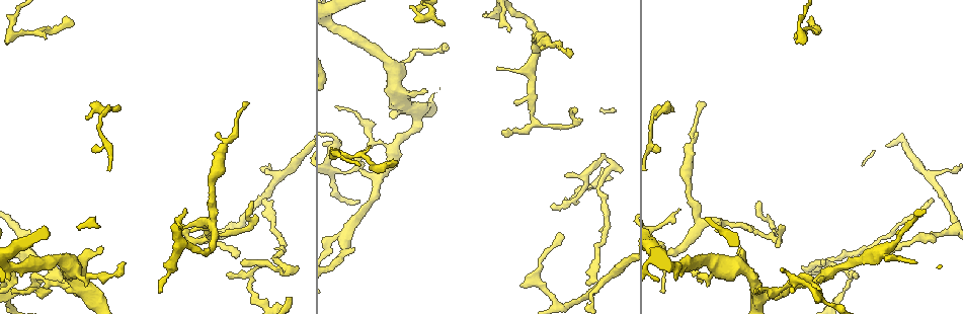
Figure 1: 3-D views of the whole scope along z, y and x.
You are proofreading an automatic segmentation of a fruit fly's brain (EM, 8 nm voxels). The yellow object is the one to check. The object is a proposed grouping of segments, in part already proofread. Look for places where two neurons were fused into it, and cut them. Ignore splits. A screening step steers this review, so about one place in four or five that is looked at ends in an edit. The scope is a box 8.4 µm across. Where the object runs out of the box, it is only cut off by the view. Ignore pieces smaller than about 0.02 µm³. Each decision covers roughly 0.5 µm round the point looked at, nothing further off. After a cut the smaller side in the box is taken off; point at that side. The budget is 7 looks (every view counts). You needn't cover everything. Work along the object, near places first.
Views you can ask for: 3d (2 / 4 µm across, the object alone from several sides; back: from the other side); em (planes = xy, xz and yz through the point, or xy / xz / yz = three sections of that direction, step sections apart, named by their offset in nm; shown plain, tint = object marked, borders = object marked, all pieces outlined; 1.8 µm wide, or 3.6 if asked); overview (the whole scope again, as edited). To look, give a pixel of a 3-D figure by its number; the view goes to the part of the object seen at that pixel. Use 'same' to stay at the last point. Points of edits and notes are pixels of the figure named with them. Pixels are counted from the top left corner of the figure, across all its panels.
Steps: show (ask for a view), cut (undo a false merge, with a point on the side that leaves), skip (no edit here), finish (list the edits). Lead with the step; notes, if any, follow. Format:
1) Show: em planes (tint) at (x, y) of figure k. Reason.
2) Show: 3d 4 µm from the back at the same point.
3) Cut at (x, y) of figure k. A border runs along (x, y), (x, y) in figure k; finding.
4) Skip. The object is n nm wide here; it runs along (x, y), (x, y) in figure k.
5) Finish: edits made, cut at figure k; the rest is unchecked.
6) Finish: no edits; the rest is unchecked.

Show: 3d 4 µm at (214, 219) of figure 1. Sharp bend.

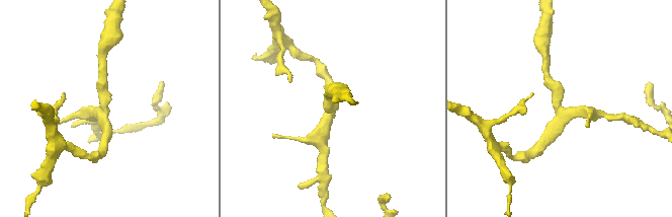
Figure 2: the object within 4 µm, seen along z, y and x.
Show: em planes (tint) at (104, 113) of figure 2. Shape alone is not enough.

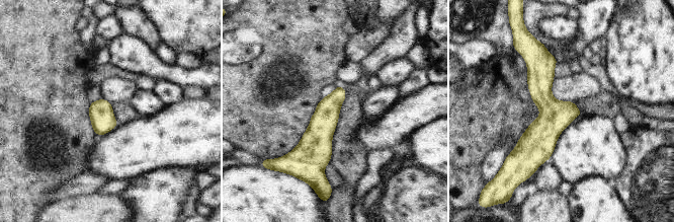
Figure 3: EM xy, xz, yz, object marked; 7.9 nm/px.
Skip. The object is 190 nm wide here; it runs along (540, 54), (545, 129), (534, 164) in figure 3; one neuron here.

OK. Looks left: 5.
Show: em xy step 4 (tint) at (573, 199) of figure 1. Sharp bend.

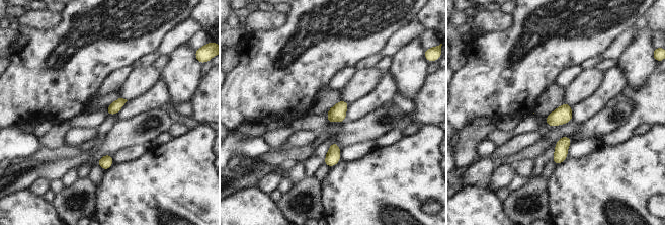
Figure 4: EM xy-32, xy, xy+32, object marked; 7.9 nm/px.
Show: em planes (tint) at the same point. Another direction.

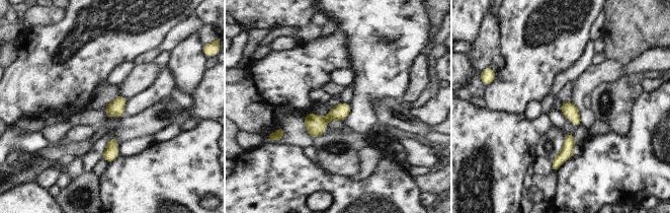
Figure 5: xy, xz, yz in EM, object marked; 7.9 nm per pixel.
Skip. One neuron here.

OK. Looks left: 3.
Show: em planes (plain) at (416, 110) of figure 1. Sharp bend.

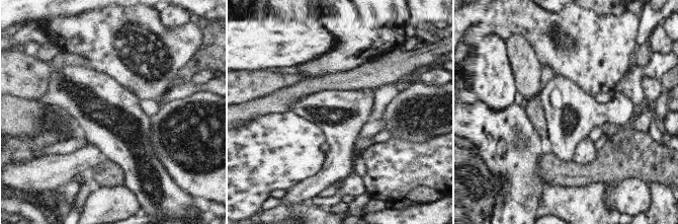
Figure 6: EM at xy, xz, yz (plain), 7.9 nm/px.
Show: em planes (tint) at the same point. With the object marked.

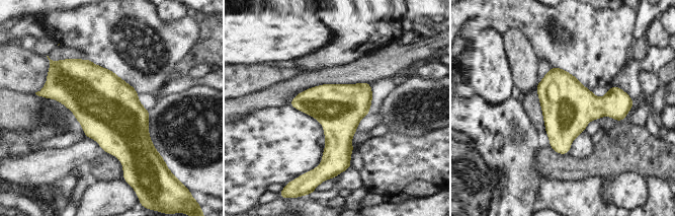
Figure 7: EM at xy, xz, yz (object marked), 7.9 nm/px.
Skip. Continuous, no second neuron.

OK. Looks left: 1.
Finish: no edits; the rest is unchecked.

